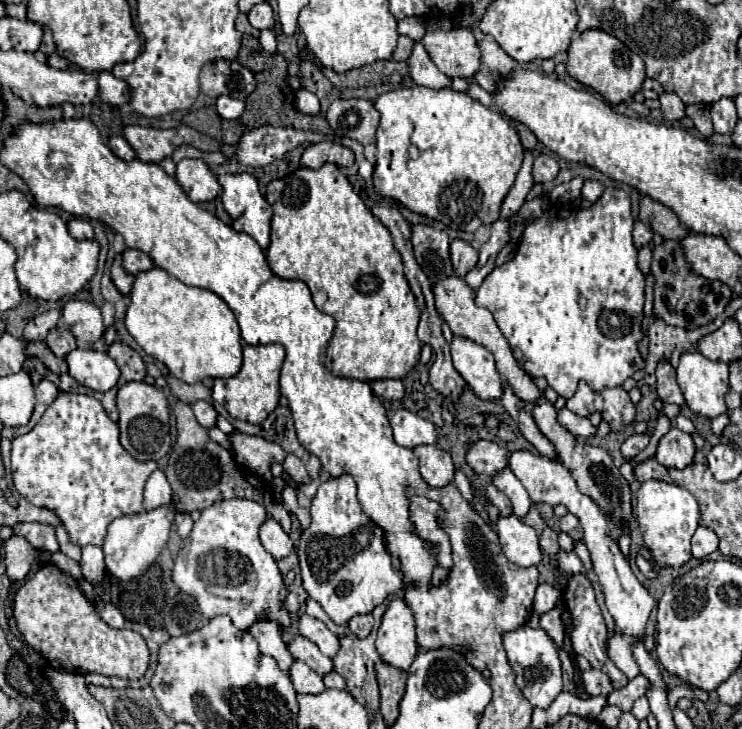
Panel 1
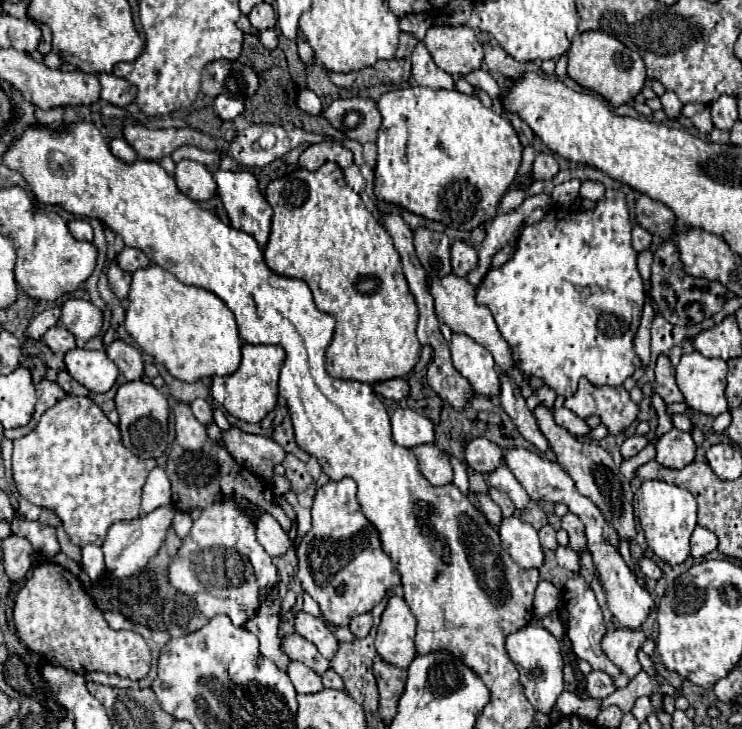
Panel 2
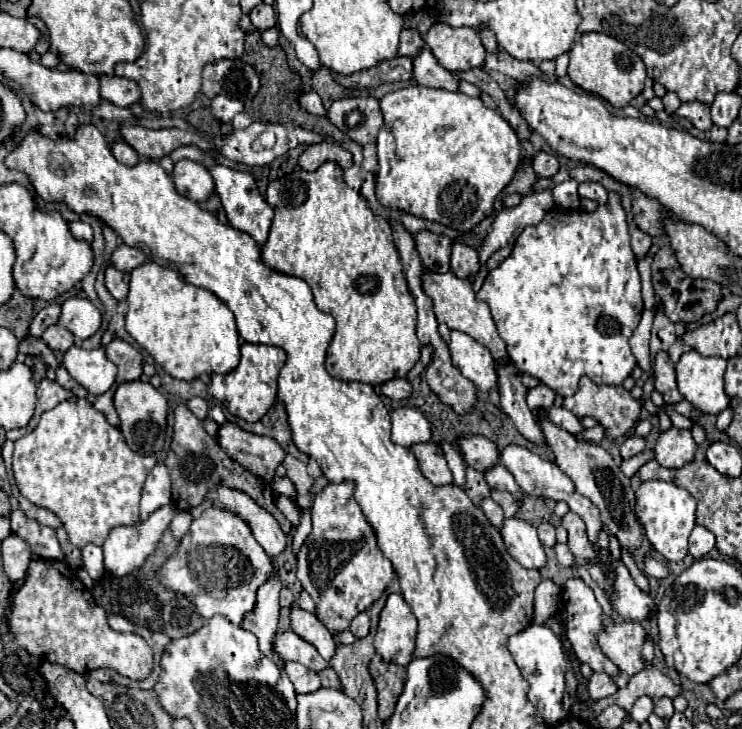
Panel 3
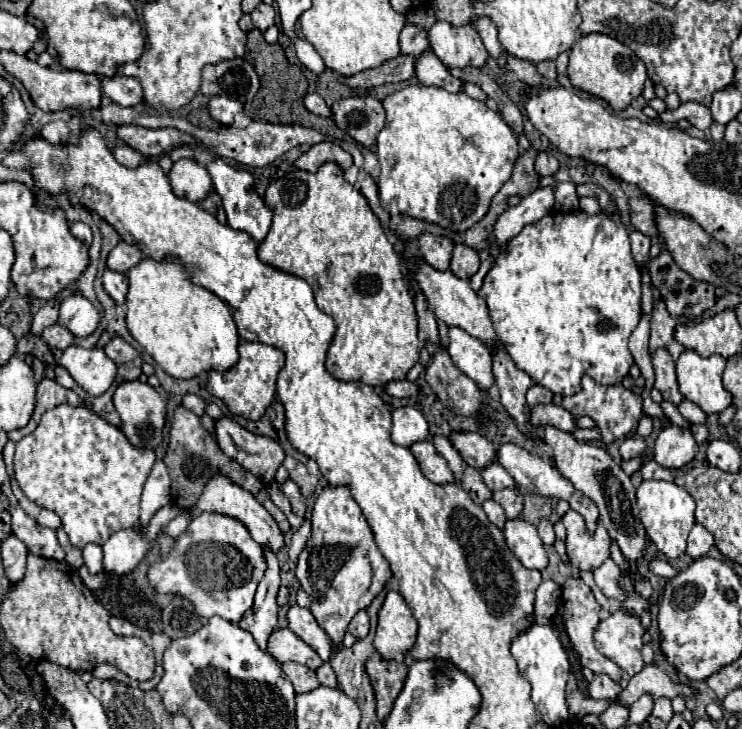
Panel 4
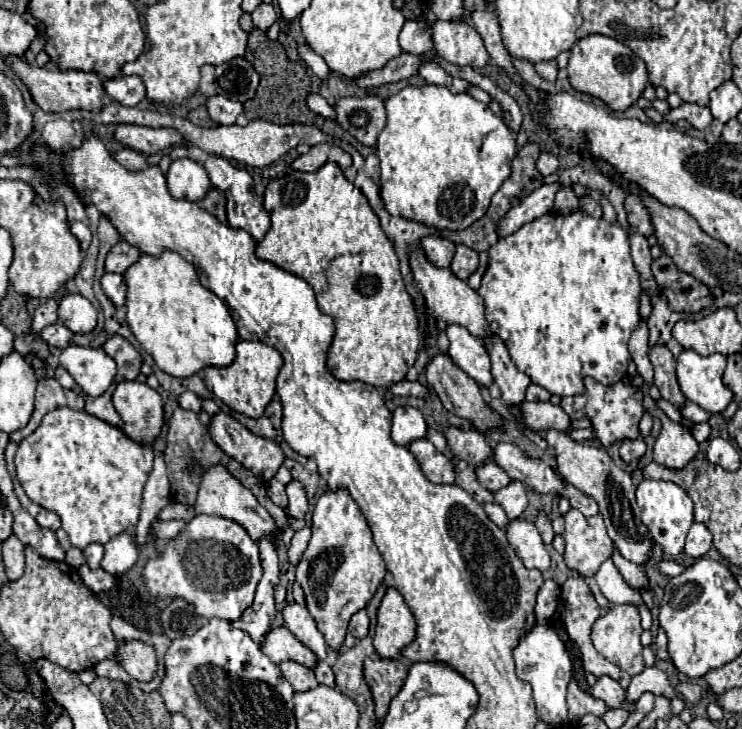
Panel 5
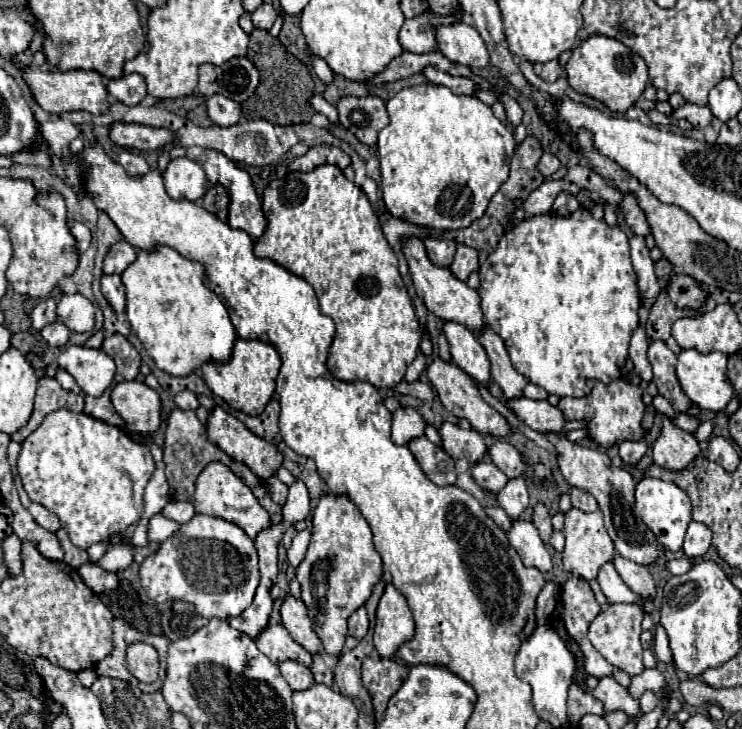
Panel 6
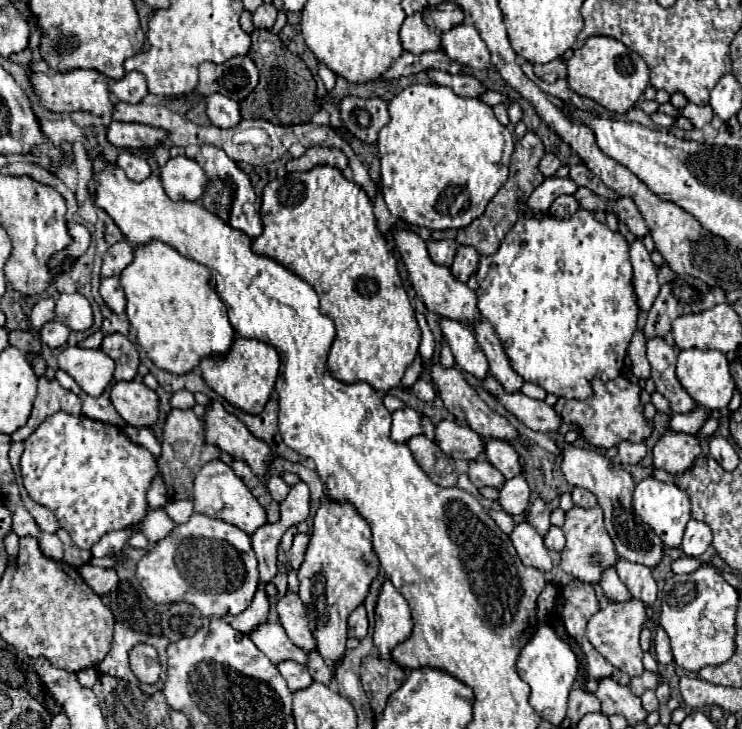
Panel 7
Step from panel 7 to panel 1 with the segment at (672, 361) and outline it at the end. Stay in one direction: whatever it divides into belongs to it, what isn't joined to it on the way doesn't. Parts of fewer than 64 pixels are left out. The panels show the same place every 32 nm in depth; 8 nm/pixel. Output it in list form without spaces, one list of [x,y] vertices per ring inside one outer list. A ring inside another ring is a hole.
[[[660,360],[660,364],[656,366],[656,386],[654,386],[656,394],[660,396],[662,402],[668,404],[684,404],[684,396],[680,392],[680,386],[676,382],[676,370],[672,368],[672,364],[668,360]]]

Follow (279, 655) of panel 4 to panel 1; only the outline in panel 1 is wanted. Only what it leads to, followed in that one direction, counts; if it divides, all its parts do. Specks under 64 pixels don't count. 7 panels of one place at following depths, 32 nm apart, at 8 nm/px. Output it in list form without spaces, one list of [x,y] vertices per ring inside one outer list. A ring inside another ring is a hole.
[[[294,636],[294,640],[290,640],[286,644],[288,652],[292,654],[294,660],[300,660],[304,664],[308,664],[314,672],[318,672],[320,676],[328,674],[332,670],[332,660],[326,658],[318,648],[316,644],[312,644],[308,638],[304,636]]]

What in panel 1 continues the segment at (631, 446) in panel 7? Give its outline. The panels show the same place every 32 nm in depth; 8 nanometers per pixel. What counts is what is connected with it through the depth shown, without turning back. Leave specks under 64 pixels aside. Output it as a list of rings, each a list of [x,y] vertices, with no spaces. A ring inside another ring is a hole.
[[[632,434],[632,436],[628,436],[624,440],[624,444],[622,444],[622,456],[626,460],[634,458],[638,452],[642,452],[646,448],[648,442],[650,442],[650,436],[648,434]]]

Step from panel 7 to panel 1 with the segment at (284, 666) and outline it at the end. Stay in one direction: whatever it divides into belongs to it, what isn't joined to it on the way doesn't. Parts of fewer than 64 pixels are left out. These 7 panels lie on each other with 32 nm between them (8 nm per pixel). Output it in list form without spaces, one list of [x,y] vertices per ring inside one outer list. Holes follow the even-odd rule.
[[[298,660],[292,662],[290,680],[292,680],[292,684],[296,684],[298,694],[320,694],[320,692],[324,692],[322,676],[318,676],[304,662],[298,662]]]

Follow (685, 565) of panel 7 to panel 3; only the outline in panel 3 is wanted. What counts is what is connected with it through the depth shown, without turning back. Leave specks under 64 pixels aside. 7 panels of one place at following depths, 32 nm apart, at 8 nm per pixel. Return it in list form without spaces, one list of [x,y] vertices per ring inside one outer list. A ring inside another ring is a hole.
[[[646,558],[646,564],[644,564],[644,570],[648,576],[654,576],[654,578],[666,578],[670,576],[670,570],[666,564],[654,560],[654,558]]]

